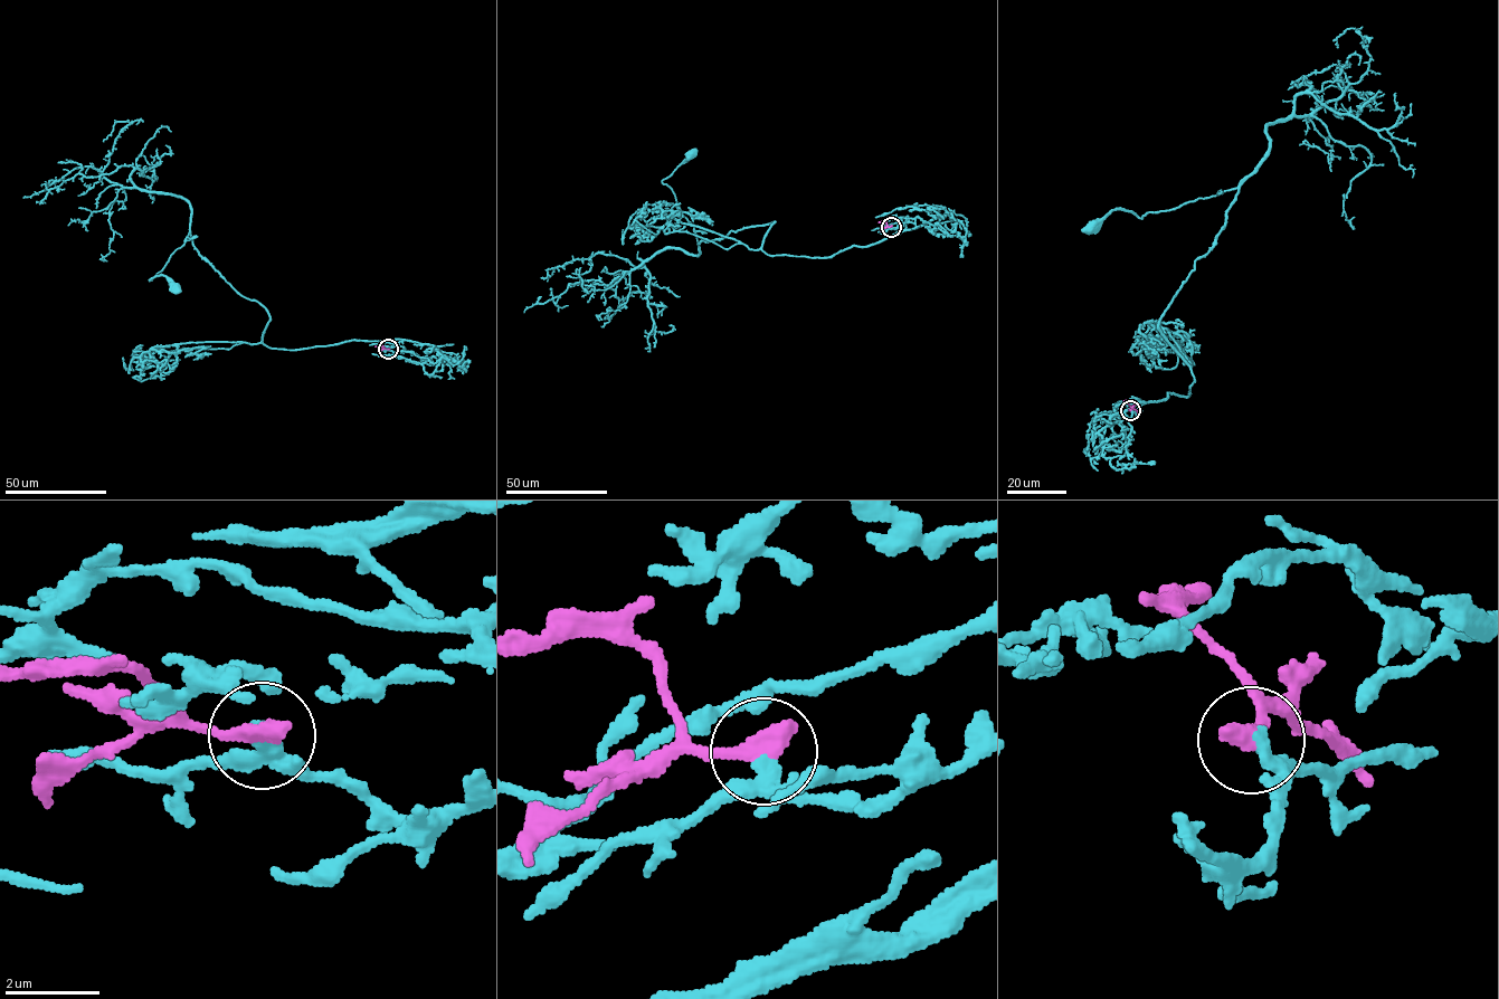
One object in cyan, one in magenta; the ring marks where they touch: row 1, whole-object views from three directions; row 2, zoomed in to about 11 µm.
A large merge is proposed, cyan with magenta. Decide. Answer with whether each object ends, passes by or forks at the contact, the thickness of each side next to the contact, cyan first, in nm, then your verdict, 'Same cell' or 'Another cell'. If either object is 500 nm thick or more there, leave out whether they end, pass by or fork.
At the ring cyan passes by. At the ring magenta ends. Thickness 260 nm (cyan) against 460 nm. Another cell

